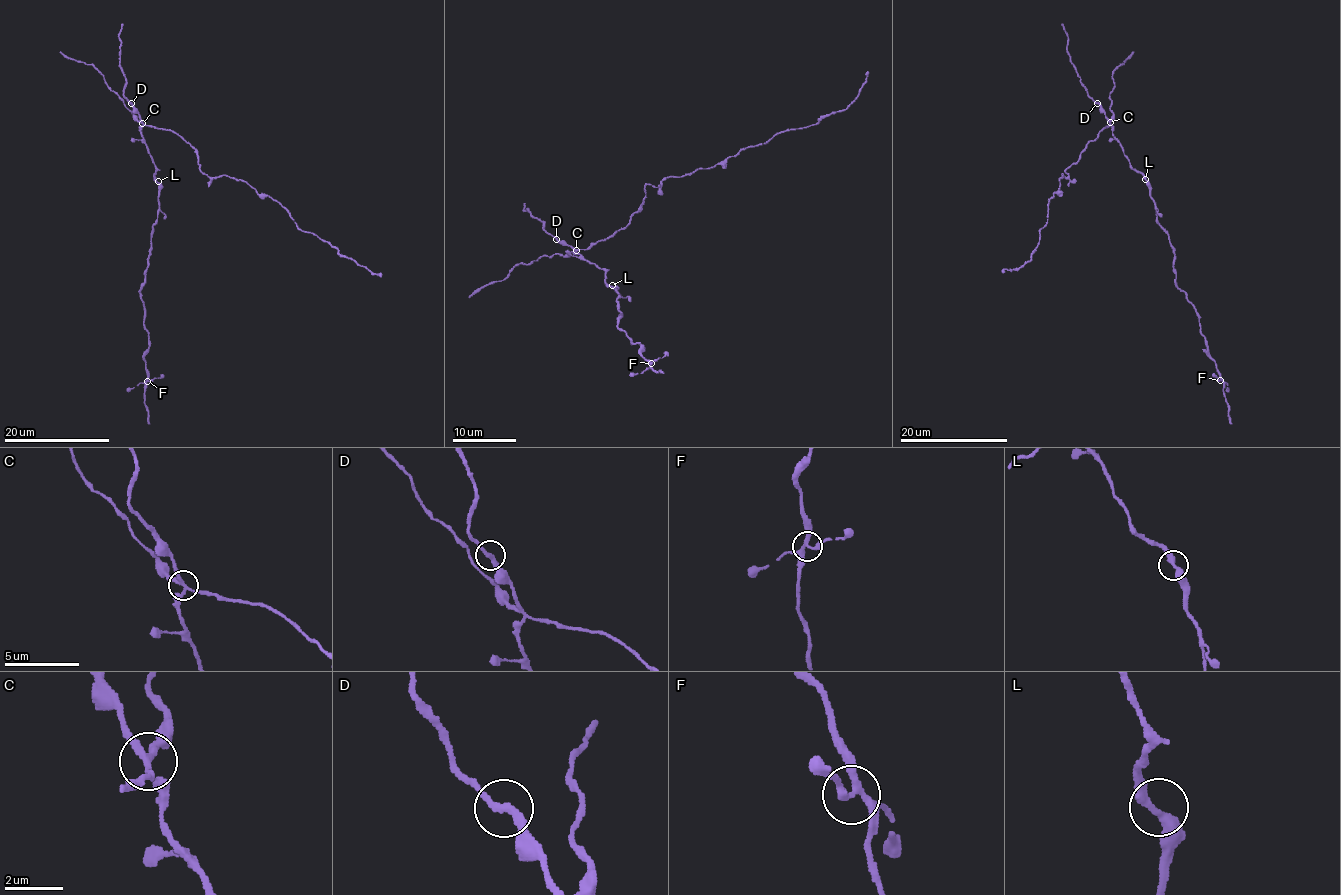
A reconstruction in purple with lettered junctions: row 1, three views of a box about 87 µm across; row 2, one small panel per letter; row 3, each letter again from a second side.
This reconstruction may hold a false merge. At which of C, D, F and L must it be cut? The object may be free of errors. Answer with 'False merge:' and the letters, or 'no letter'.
False merge: C

